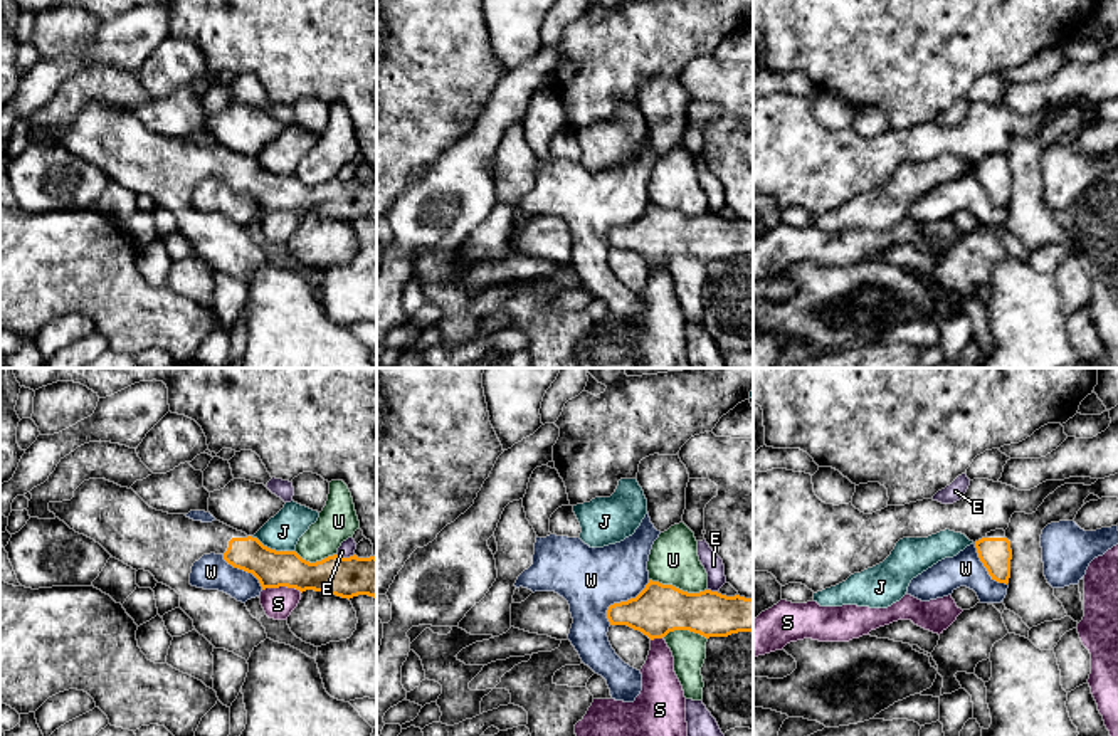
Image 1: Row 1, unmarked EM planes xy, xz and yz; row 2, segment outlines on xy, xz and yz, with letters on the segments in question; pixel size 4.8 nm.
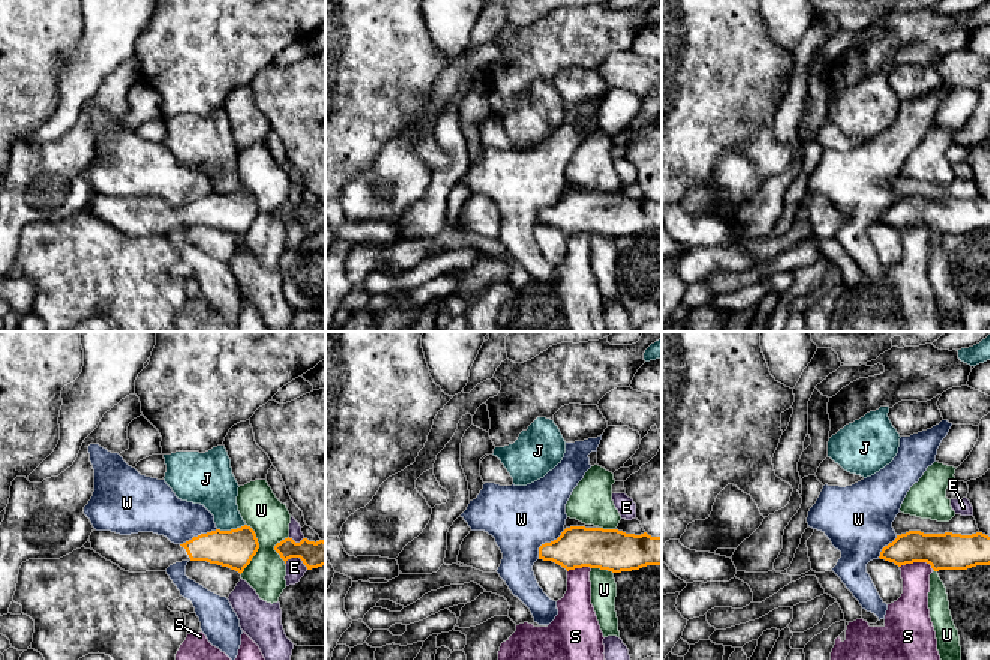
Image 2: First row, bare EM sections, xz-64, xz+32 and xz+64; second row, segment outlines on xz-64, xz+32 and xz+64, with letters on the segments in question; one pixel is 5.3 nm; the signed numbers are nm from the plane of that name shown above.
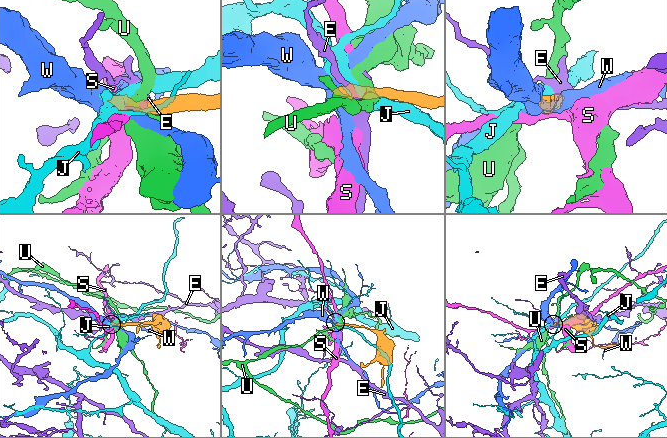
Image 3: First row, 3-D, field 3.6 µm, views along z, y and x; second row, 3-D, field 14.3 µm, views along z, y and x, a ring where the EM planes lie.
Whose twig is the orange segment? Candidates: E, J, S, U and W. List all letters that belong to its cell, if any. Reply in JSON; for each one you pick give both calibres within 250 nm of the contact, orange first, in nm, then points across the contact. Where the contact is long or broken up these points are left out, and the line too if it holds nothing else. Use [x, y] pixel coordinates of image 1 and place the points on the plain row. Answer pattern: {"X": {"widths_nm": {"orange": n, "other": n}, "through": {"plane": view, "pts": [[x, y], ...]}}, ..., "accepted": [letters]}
{"accepted": []}

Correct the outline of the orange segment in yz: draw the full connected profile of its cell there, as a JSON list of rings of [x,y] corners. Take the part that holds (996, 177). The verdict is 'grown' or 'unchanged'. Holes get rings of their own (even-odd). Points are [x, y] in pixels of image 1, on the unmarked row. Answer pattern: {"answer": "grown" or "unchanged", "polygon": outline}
{"answer": "grown", "polygon": [[[1004,153],[987,156],[985,161],[975,165],[980,185],[987,192],[992,203],[1009,207],[1012,173]]]}

